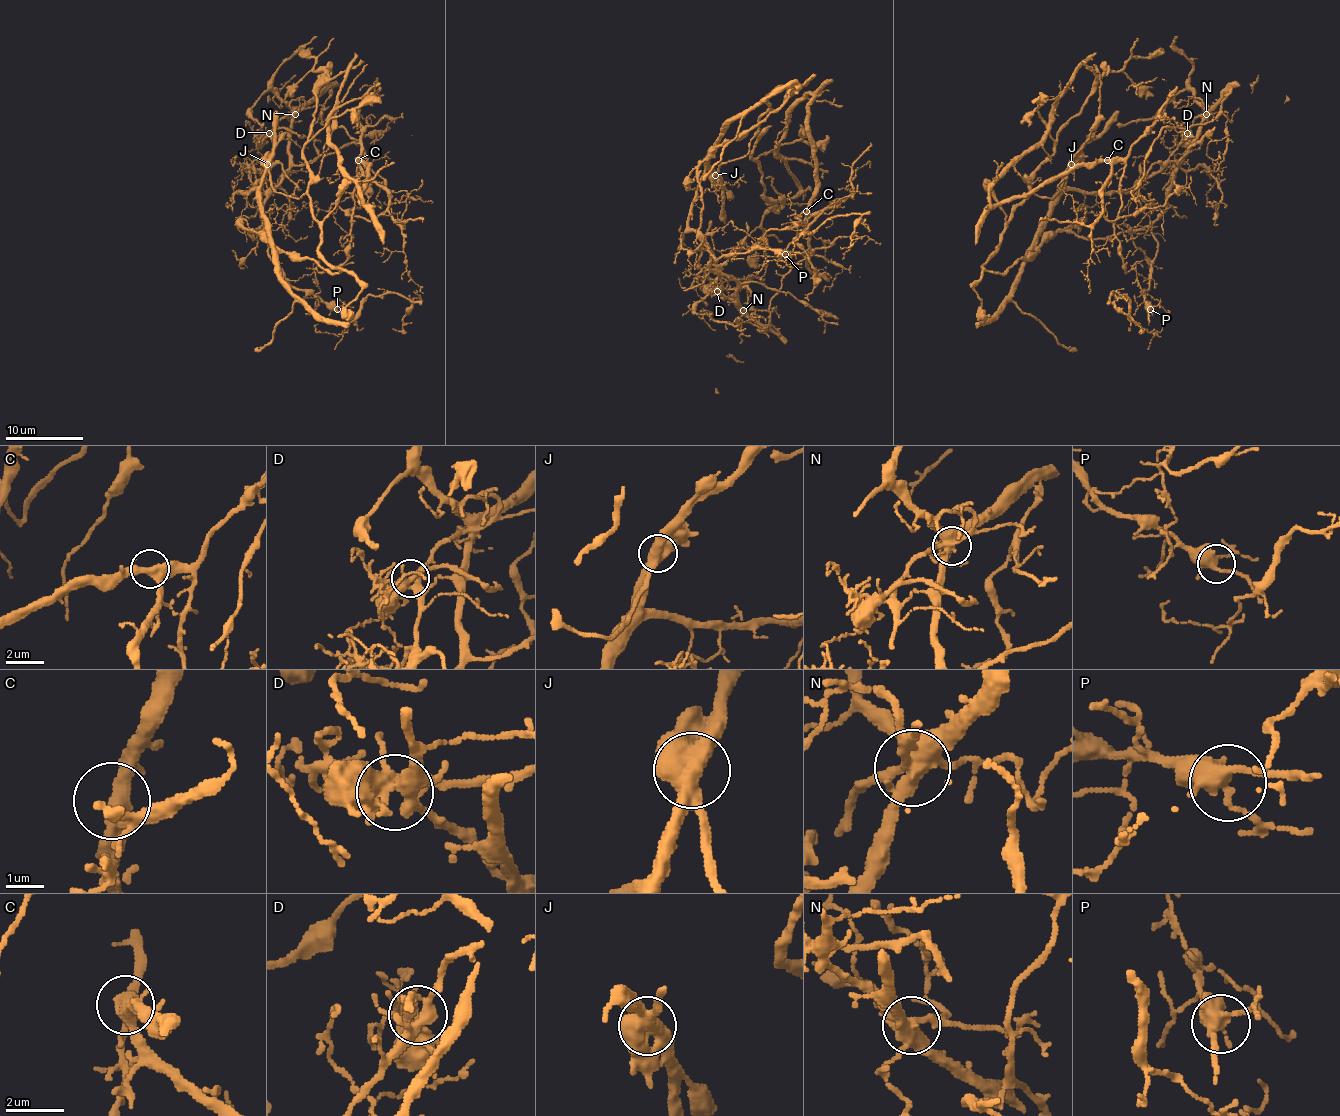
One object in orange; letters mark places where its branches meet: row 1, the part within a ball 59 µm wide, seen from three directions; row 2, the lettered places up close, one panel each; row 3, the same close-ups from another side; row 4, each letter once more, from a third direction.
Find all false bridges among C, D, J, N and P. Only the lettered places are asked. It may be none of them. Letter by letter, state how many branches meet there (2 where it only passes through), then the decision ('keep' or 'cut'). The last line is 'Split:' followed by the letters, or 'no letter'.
C: 4 branches meet; keep
D: 6 branches meet; keep
J: 3 branches meet; cut
N: 7 branches meet; cut
P: 4 branches meet; keep
Split: J, N

